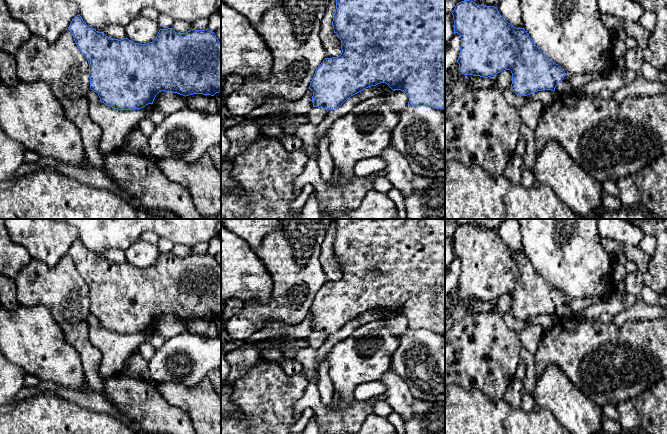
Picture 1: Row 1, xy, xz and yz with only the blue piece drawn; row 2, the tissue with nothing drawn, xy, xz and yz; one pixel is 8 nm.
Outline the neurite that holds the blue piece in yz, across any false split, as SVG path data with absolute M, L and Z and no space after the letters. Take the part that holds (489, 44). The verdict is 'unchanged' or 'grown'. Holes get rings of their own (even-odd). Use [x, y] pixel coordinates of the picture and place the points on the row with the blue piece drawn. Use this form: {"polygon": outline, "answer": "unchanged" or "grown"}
{"polygon": "M464 0L459 2L451 13L454 20L454 34L458 33L461 38L457 63L462 74L488 78L502 71L510 70L512 73L511 89L519 96L527 96L541 90L554 92L558 83L564 79L565 71L533 43L532 38L524 28L516 28L508 23L501 16L497 7L477 5L473 1Z", "answer": "unchanged"}

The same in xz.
{"polygon": "M336 0L336 9L332 21L334 33L341 40L342 53L338 57L325 58L315 71L309 89L313 91L313 107L334 110L351 96L364 89L386 83L393 91L404 91L410 106L430 106L445 109L445 0Z", "answer": "unchanged"}

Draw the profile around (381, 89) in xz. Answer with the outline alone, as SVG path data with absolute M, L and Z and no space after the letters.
M380 83L376 86L368 87L363 91L351 96L338 108L334 110L329 110L326 114L326 117L323 119L323 121L319 125L317 125L317 135L316 135L317 148L319 145L319 141L327 133L329 127L336 119L349 113L357 104L367 99L371 99L373 97L386 95L392 91L393 90L386 83Z

